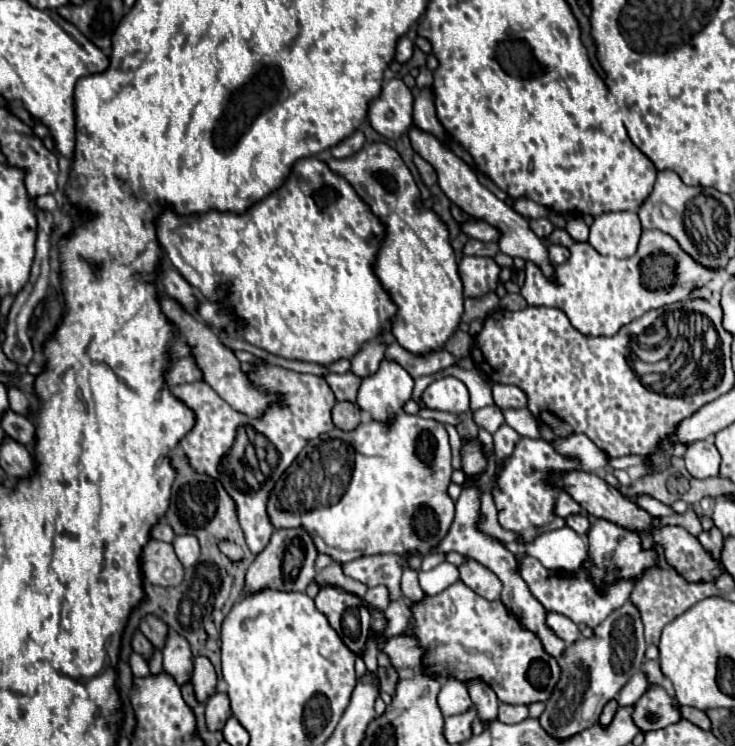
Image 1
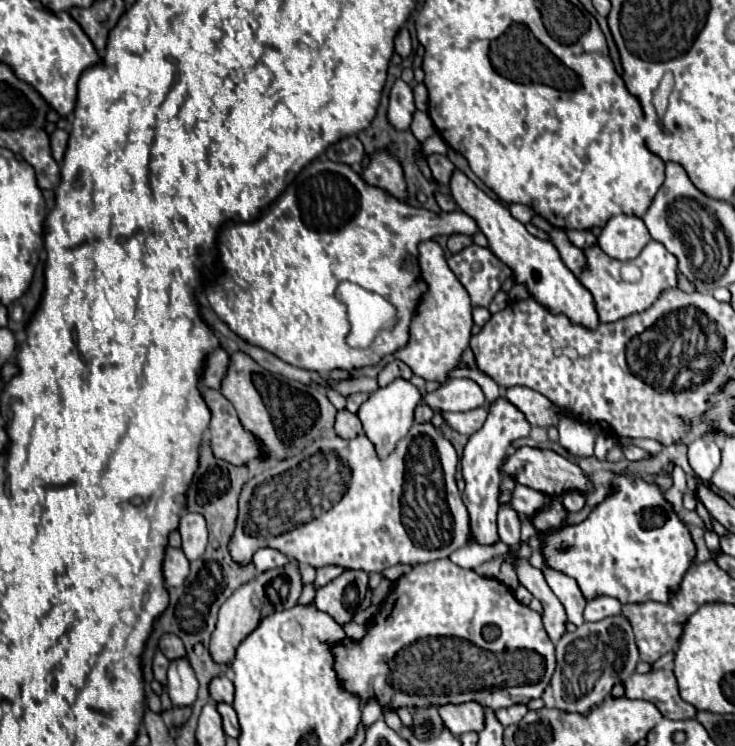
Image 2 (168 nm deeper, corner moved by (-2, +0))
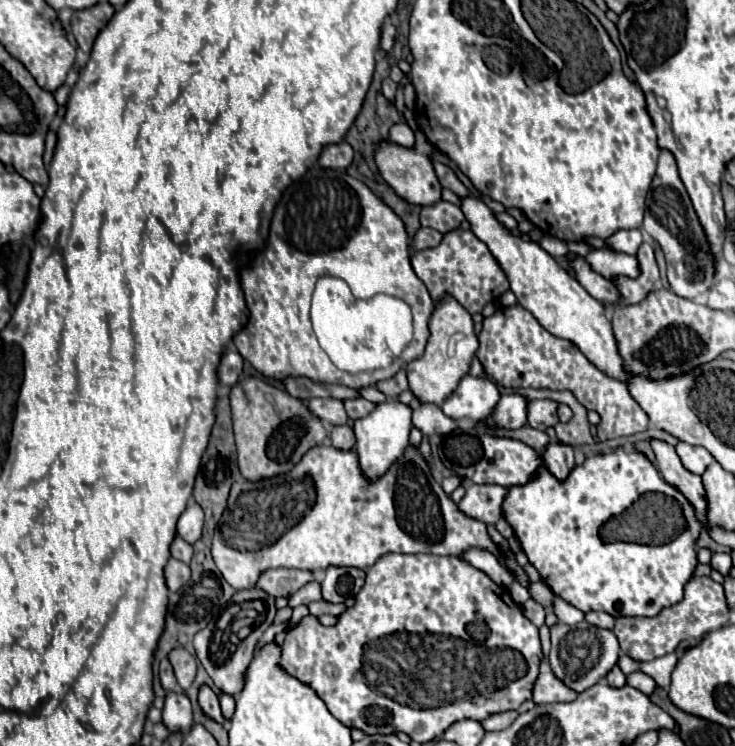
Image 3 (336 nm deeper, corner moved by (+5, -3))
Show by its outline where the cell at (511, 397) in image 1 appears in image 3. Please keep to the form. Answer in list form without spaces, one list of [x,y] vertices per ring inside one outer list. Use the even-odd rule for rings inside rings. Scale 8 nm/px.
[[[533,400],[529,402],[529,426],[537,430],[545,430],[559,422],[557,416],[559,402],[555,400]]]

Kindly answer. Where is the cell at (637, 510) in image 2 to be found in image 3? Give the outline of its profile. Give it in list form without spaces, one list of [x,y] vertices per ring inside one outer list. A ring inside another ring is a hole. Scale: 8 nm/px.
[[[615,448],[613,452],[589,456],[583,464],[577,464],[563,482],[559,482],[545,466],[539,466],[533,480],[523,486],[507,488],[501,514],[511,524],[521,550],[537,568],[543,582],[559,598],[581,612],[601,610],[613,618],[657,616],[663,608],[681,600],[683,586],[697,568],[695,542],[699,538],[701,524],[695,518],[695,510],[675,486],[661,478],[653,462],[641,452],[625,452],[623,448]],[[623,510],[629,510],[623,516],[623,536],[615,536],[623,540],[603,542],[599,534],[605,530],[605,526],[601,524]]]

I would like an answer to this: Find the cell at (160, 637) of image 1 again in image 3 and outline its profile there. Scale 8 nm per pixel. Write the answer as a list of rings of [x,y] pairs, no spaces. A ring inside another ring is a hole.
[[[175,648],[169,654],[169,660],[173,664],[173,670],[175,670],[179,686],[183,688],[183,692],[187,692],[189,686],[191,686],[191,682],[193,682],[193,678],[195,678],[195,670],[197,670],[195,658],[185,648]]]

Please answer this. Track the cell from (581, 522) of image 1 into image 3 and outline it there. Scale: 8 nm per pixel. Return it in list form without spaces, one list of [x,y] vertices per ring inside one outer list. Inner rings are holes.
[[[549,442],[545,452],[543,452],[543,462],[549,468],[549,472],[559,478],[565,480],[567,474],[573,470],[575,460],[573,460],[573,448],[561,442]]]

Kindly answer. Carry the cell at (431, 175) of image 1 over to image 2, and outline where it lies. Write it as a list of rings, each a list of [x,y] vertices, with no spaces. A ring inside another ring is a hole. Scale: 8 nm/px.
[[[430,155],[428,157],[428,167],[432,171],[432,177],[440,183],[440,185],[448,185],[450,175],[454,171],[454,165],[450,163],[450,159],[446,155]]]

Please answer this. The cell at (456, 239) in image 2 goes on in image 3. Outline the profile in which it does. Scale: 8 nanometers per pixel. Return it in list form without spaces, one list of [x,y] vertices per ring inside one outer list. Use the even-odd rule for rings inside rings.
[[[419,228],[417,234],[413,236],[411,248],[413,250],[425,250],[425,248],[433,248],[441,242],[441,232],[433,230],[433,228]]]

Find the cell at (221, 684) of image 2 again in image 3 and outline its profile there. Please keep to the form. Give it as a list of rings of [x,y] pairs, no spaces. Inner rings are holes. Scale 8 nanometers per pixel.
[[[223,694],[223,696],[219,698],[219,702],[221,702],[221,712],[223,712],[225,720],[229,722],[229,720],[231,720],[231,716],[233,716],[233,712],[235,712],[235,698],[233,698],[233,696]]]

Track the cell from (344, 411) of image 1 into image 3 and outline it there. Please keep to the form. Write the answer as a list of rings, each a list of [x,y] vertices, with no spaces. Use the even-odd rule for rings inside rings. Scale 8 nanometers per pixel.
[[[337,426],[331,430],[331,444],[337,450],[353,450],[355,448],[355,434],[349,426]]]

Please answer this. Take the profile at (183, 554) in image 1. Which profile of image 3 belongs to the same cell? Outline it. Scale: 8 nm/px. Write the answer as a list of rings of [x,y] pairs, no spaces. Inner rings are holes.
[[[191,500],[177,522],[177,534],[185,542],[195,544],[201,538],[201,532],[203,532],[203,508],[195,500]]]

